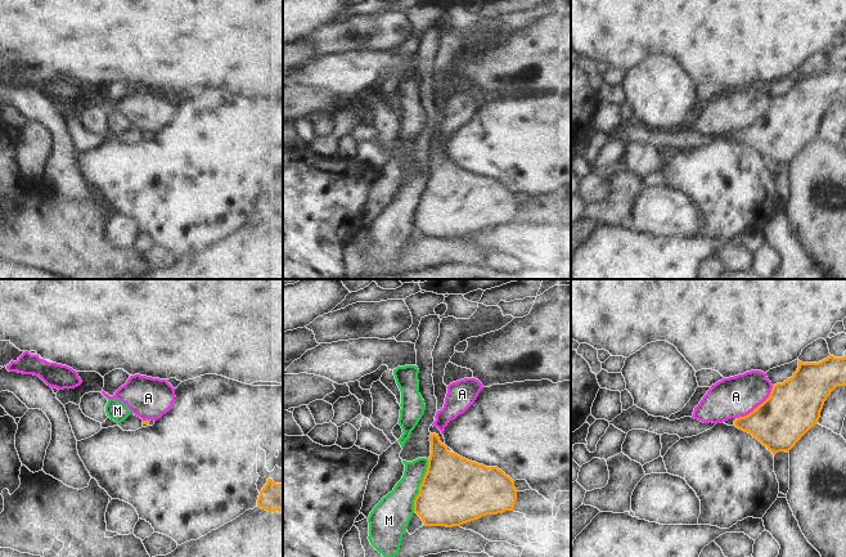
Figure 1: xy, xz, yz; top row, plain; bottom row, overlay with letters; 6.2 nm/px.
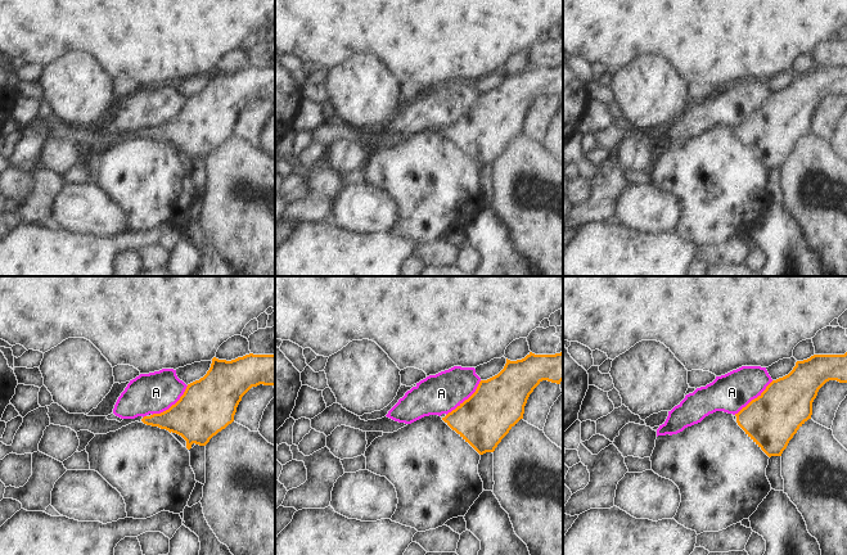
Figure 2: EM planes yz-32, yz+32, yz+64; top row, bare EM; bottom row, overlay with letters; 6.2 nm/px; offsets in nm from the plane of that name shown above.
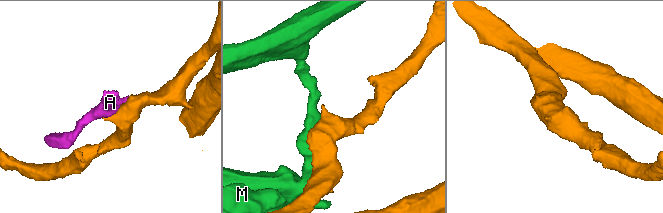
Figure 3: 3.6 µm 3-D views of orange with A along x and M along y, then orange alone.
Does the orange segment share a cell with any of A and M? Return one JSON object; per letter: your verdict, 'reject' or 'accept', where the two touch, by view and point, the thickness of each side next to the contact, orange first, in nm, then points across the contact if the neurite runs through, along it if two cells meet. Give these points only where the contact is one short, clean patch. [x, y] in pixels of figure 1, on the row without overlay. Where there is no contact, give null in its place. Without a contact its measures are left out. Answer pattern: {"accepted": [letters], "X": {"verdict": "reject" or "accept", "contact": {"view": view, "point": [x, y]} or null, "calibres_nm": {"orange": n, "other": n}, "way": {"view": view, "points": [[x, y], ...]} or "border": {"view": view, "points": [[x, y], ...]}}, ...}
{"accepted": [], "A": {"verdict": "reject", "contact": {"view": "yz", "point": [759, 117]}, "calibres_nm": {"orange": 340, "other": 260}}, "M": {"verdict": "reject", "contact": {"view": "xz", "point": [421, 197]}, "calibres_nm": {"orange": 420, "other": 220}}}

